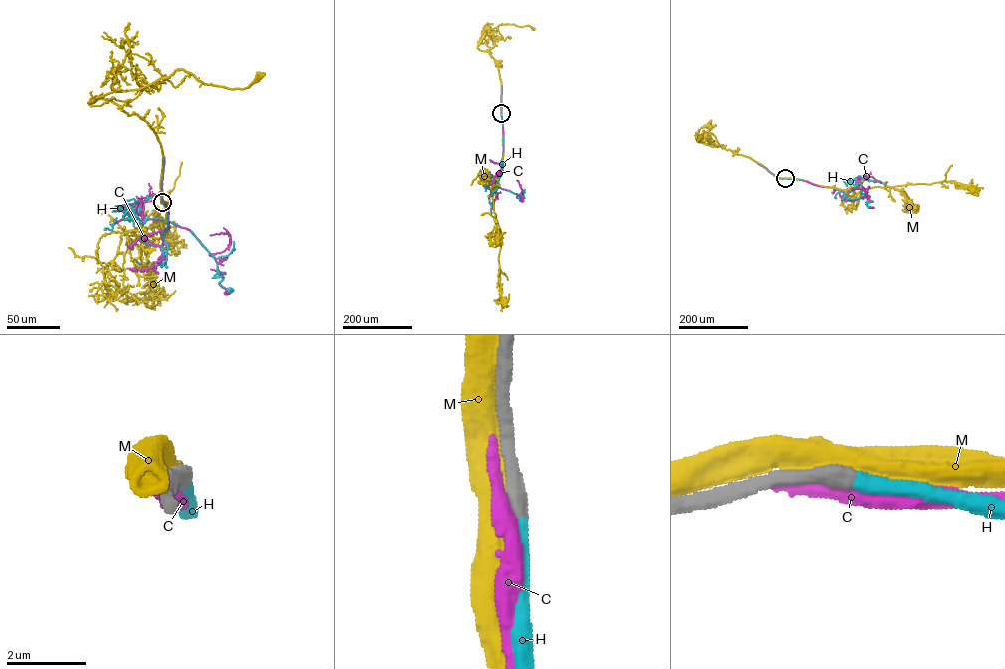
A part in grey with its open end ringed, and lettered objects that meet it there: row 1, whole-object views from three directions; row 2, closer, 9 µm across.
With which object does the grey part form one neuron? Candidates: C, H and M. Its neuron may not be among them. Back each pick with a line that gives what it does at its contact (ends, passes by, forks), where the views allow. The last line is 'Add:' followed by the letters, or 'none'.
H: It ends there
Add: H

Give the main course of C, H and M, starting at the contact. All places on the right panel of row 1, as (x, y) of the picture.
C: (785, 178), (844, 192), (860, 183), (869, 200), (866, 204), (872, 208)
H: (785, 178), (844, 192), (860, 183), (869, 207)
M: (785, 178), (777, 177), (749, 157), (724, 149), (722, 144), (701, 142), (696, 135), (697, 141), (701, 137)

